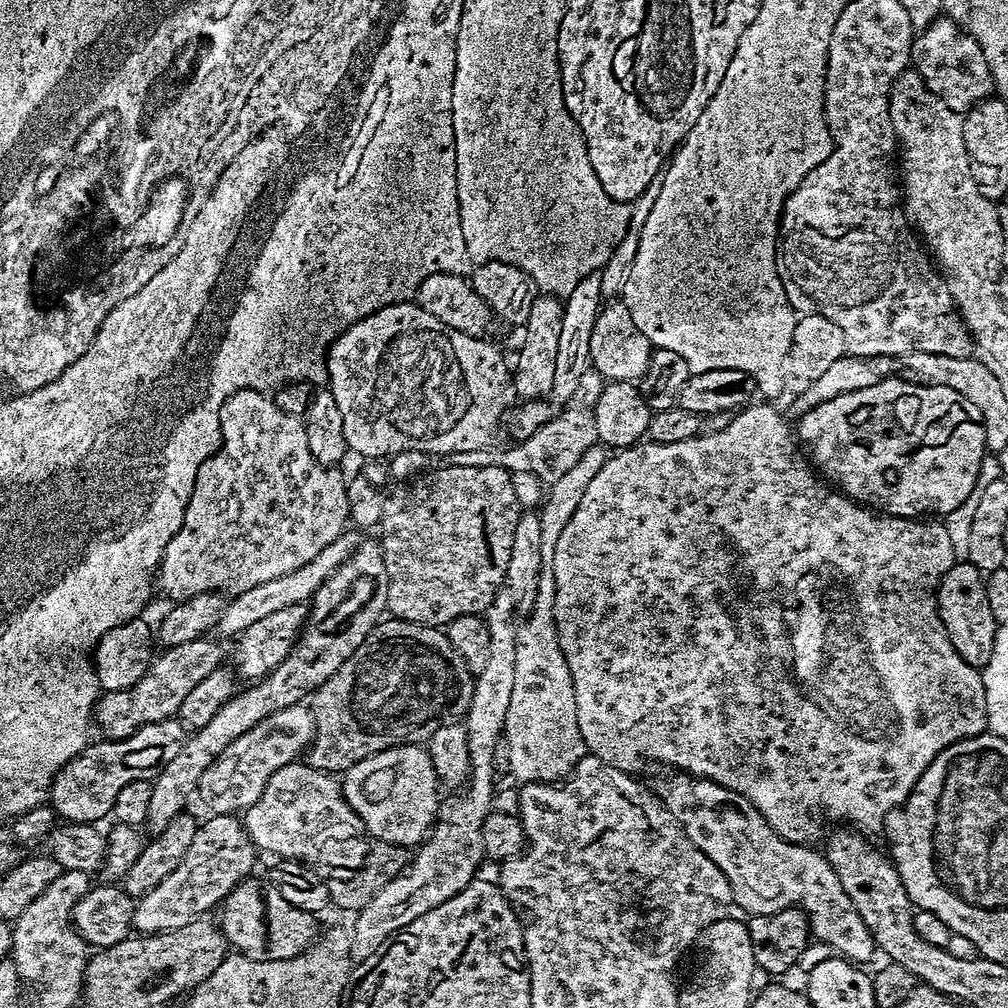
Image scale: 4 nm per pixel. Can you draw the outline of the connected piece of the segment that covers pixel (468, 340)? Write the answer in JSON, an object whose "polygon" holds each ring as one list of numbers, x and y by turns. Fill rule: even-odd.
{"polygon":[[415,302,402,304,387,304,374,310,369,316,356,320,344,332,341,332,328,346,326,367,328,378,327,391,332,393,338,411,342,414,342,434,345,436,347,447,352,452,364,456,369,461,379,461,381,458,391,458,402,451,422,451,429,454,435,452,476,452,484,448,492,440,500,419,505,419,510,396,510,364,504,361,504,356,491,344,491,339,462,334,462,330,454,330,454,326,446,326,446,322,438,322,434,314,426,314]]}

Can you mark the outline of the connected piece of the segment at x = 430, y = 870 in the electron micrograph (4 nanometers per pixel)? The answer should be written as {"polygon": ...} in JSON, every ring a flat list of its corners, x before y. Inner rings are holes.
{"polygon":[[507,590,496,592,495,598,490,602,490,606,482,614,487,623,487,646,486,656,483,664,476,670,471,698,465,707,466,717,464,723,467,726,467,742,469,743,471,774,463,790,451,793,445,801,444,799,437,807,437,819,433,823,428,836,415,851,412,861,404,874,398,875,384,885,382,889,373,896,372,900,359,912,355,913,356,920,350,927,350,954,353,961,359,962,370,958,386,938,390,938,400,928,405,928,414,918,418,918,423,913,428,913,434,906,441,905,448,898,460,892,477,875,477,868,480,862,485,859,485,846,482,841,482,822,492,810,492,794,494,792,494,774,496,774,495,759,498,755,498,742,501,743,504,731,506,711,510,706,511,691,514,690,514,650,516,649,516,629,517,621,514,622,516,614,515,600,512,593]]}

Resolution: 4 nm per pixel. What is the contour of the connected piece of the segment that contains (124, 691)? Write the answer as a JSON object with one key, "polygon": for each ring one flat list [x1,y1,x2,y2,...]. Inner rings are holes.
{"polygon":[[207,639,182,642,180,646,157,651,147,661,144,672,130,685,108,690,94,705,94,724,110,740,121,740,146,724,173,717,190,690,206,675,204,663,208,660],[156,656,156,657,155,657]]}

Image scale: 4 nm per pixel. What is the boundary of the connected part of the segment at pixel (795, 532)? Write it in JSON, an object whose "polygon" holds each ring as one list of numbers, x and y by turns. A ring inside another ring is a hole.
{"polygon":[[752,402,740,408,729,419,728,425,717,432,705,431,688,441,671,442,669,445,639,442,632,447,619,449,615,454,609,455,602,470,598,470,598,474,594,474,594,479,590,481,590,486,586,486,586,494,582,494,582,502,578,502,578,510,574,510,570,522,566,522,562,534,558,534,558,546,554,546,554,558,551,562,554,566,554,586,556,587,554,590,554,622,558,634,558,646,566,658,566,666,570,666,570,678,574,682,578,730,584,739,585,749,591,755,602,758,602,762,623,772,639,773,639,768,647,760,657,760,660,764,669,764,672,767,669,769,683,770,693,777,712,780,716,784,721,784,742,794,758,809,762,818,766,818,769,826,782,839,789,840,791,844,811,845,816,842,812,840,818,839,817,841,819,841,825,831,824,820,820,817,823,812,842,820,853,820,856,823,853,825,865,834,879,833,883,829,884,819,895,808,907,803,908,795,914,790,918,778,928,769,930,762,934,762,938,753,946,750,946,746,950,746,954,742,965,740,967,736,980,735,988,727,986,690,981,669,977,665,966,663,958,654,958,650,954,650,936,609,936,589,940,586,940,578,952,569,957,557,950,546,950,534,944,528,943,523,923,524,923,519,920,518,877,514,873,509,856,503,843,492,825,483,814,471,813,465,806,459,805,453,798,447,798,440,793,429,792,432,788,429,788,424,780,417,779,410,771,408,768,405,771,403,768,402,756,403],[728,604,736,607,736,620,728,613]]}

